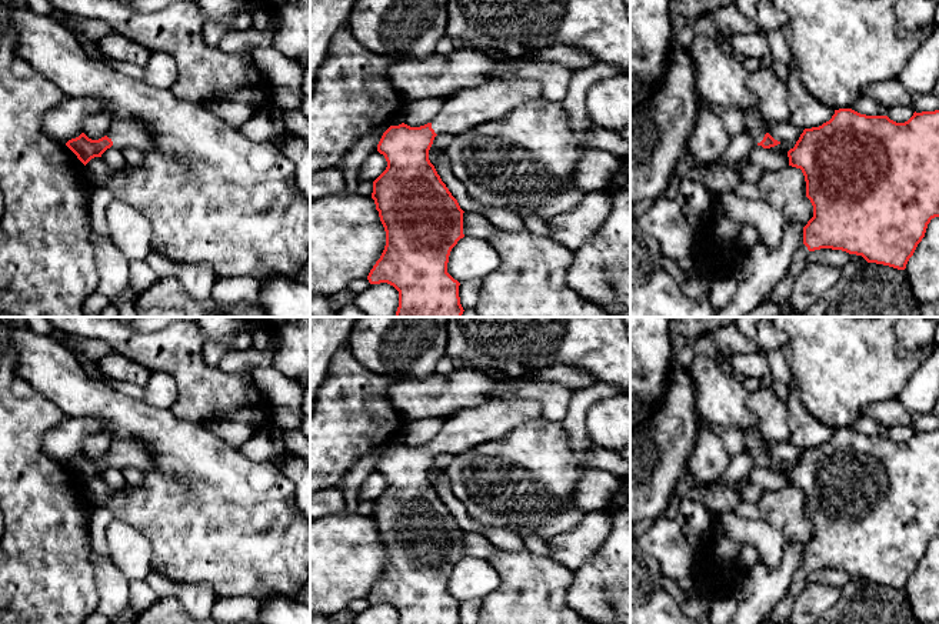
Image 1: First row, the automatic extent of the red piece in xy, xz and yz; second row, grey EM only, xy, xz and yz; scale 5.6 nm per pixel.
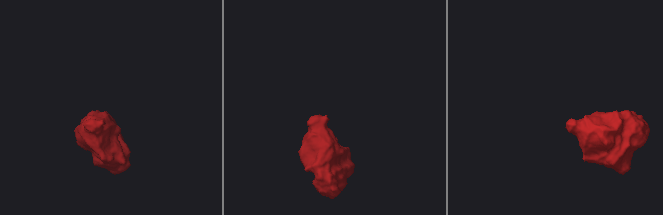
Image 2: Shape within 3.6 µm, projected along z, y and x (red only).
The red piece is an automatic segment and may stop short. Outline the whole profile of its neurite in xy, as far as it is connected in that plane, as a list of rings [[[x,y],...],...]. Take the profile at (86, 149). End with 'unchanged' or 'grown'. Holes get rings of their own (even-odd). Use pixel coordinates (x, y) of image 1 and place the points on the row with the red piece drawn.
[[[114,116],[111,117],[111,127],[104,137],[91,140],[81,133],[79,137],[69,140],[66,146],[86,166],[91,158],[101,157],[111,146],[116,149],[134,147],[141,153],[150,151],[153,149],[153,137],[141,121]]] | grown

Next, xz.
[[[493,79],[483,86],[462,90],[444,99],[442,111],[420,127],[404,123],[390,126],[377,151],[387,161],[386,170],[373,181],[372,198],[386,231],[386,246],[370,270],[370,284],[387,283],[399,291],[396,317],[462,317],[460,283],[447,273],[452,248],[463,234],[463,210],[429,160],[436,136],[460,134],[475,126],[499,120],[529,101],[542,99],[542,84],[523,79]]] | grown

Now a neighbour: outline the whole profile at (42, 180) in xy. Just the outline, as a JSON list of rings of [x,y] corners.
[[[0,10],[0,190],[4,196],[4,213],[0,218],[0,314],[7,313],[13,317],[83,317],[83,306],[89,296],[97,290],[99,273],[94,260],[94,247],[89,240],[91,228],[90,204],[86,203],[84,164],[66,146],[43,131],[44,114],[59,106],[66,97],[57,86],[47,80],[39,70],[33,69],[16,53],[16,40],[10,31],[9,17]]]

